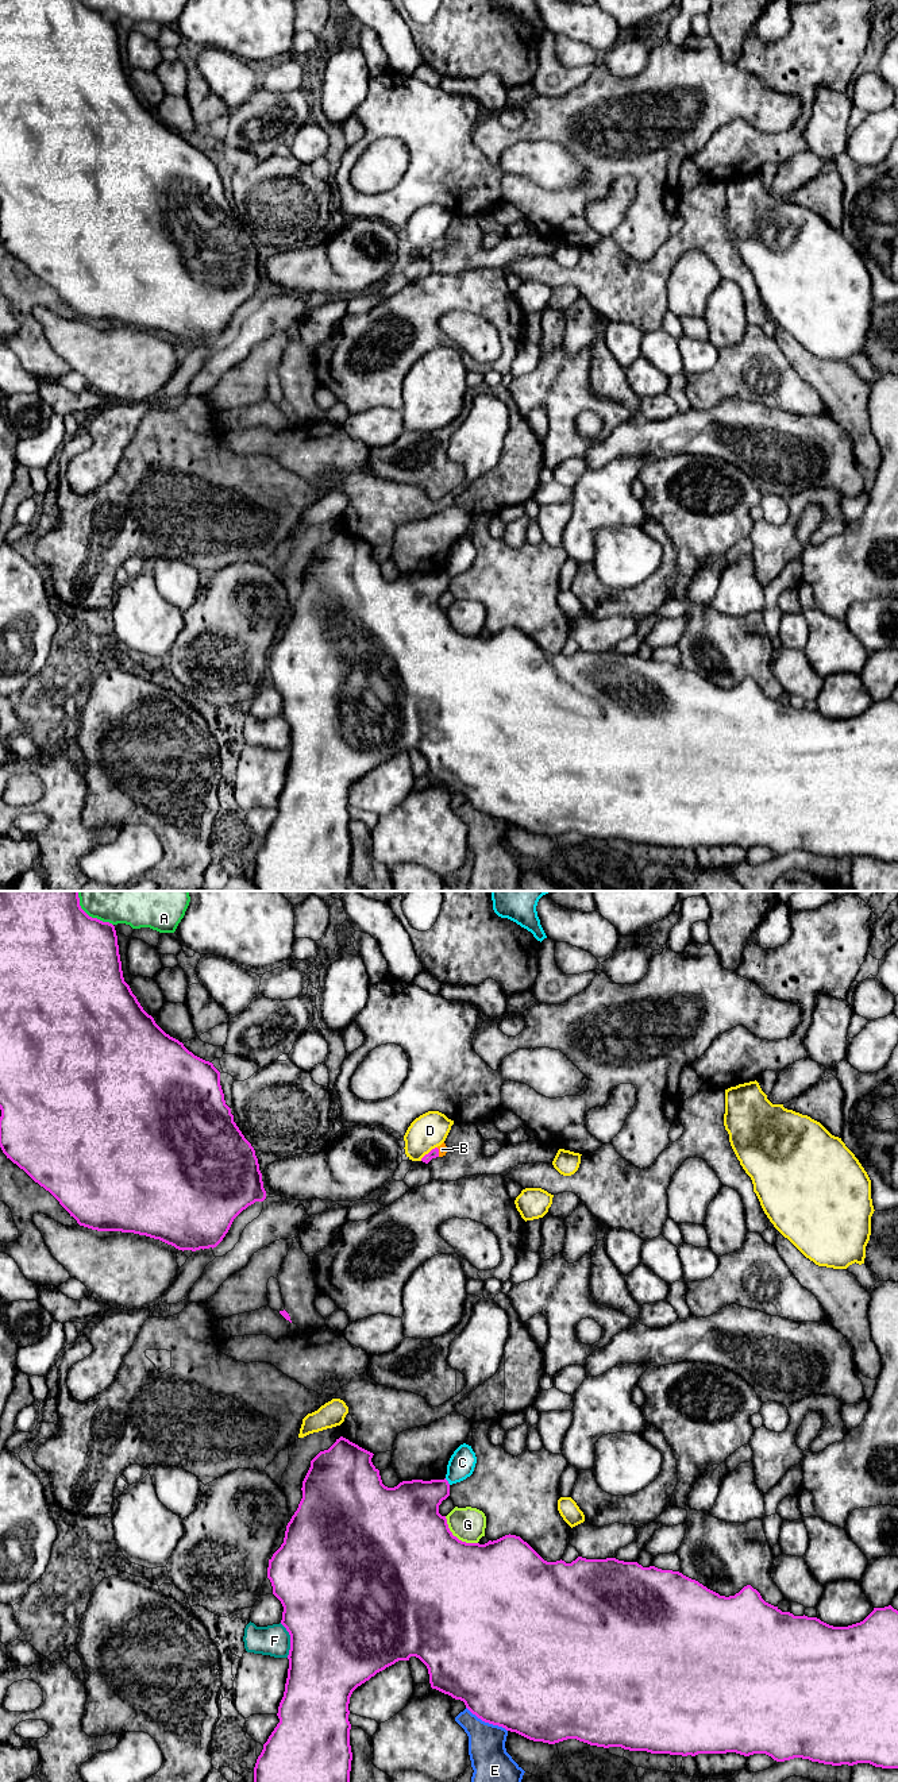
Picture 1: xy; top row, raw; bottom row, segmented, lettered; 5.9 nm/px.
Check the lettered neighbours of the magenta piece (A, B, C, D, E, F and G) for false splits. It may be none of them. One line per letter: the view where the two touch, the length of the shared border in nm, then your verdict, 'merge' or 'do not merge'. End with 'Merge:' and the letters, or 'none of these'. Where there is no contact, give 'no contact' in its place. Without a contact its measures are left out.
A: meets magenta in xy; contact 300 nm long; do not merge
B: meets magenta in xy; contact 60 nm long; merge
C: meets magenta in xy; contact 50 nm long; do not merge
D: meets magenta in xy; contact 130 nm long; do not merge
E: meets magenta in xy; contact 280 nm long; do not merge
F: meets magenta in xy; contact 220 nm long; do not merge
G: meets magenta in xy; contact 260 nm long; do not merge
Merge: B

